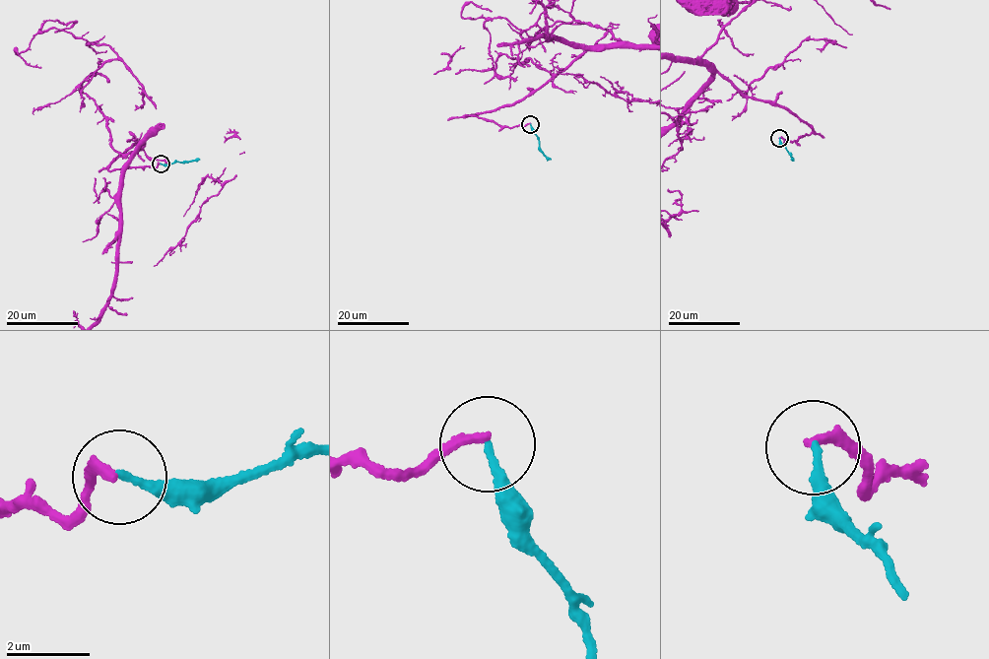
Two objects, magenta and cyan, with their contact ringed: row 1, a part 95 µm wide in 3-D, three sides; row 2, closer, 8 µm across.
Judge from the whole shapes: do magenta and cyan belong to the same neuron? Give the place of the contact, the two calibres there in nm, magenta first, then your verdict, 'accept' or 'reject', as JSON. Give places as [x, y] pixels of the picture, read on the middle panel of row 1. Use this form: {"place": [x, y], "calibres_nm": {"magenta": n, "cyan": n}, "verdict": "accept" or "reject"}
{"place": [530, 124], "calibres_nm": {"magenta": 200, "cyan": 200}, "verdict": "reject"}

